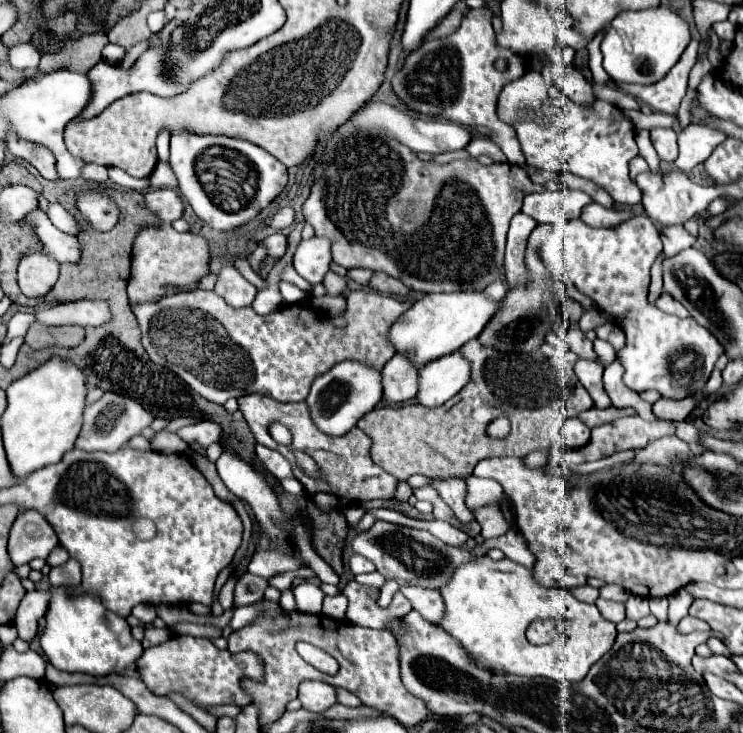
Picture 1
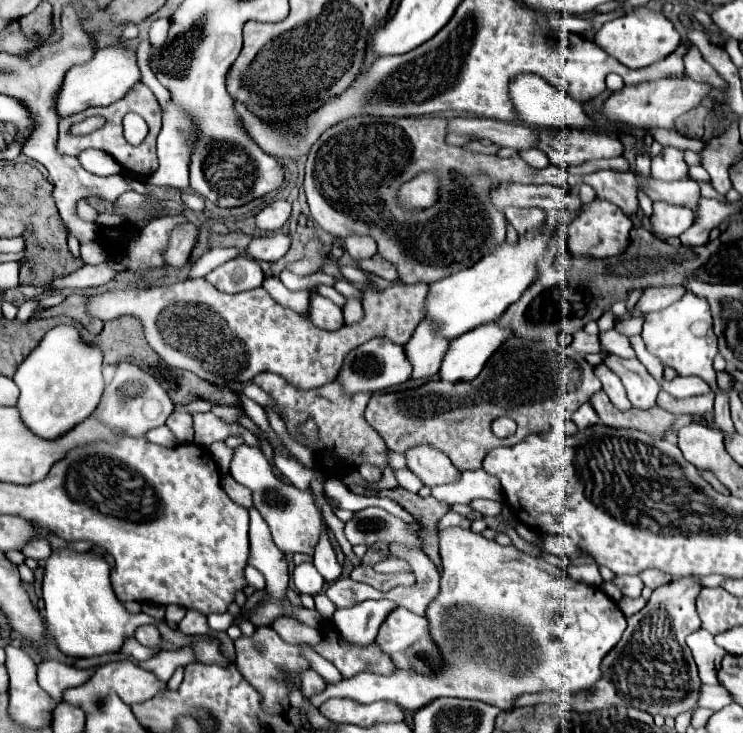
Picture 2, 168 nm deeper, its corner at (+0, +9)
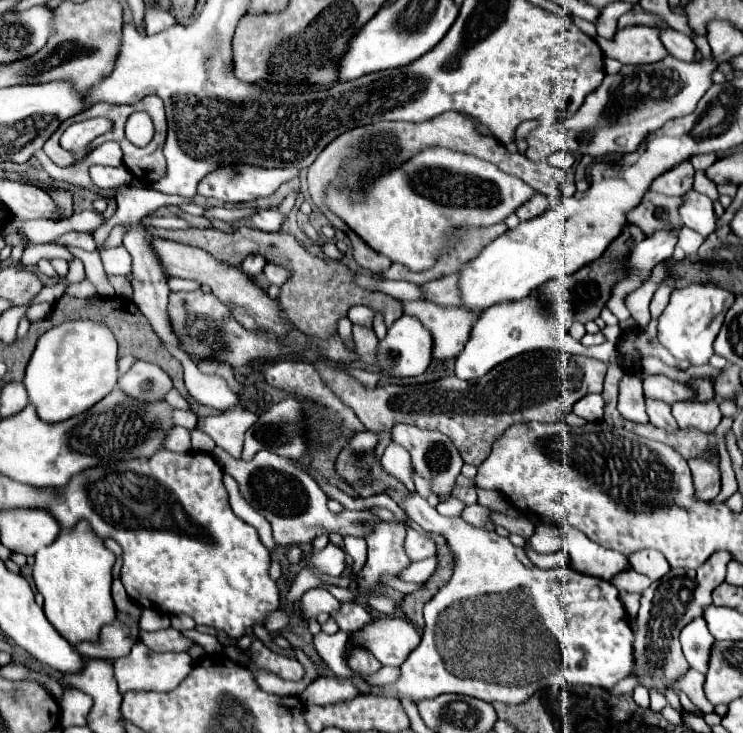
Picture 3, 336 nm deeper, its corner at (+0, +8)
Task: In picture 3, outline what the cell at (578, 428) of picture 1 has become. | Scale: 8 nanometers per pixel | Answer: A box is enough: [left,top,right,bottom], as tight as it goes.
[574,395,604,421]

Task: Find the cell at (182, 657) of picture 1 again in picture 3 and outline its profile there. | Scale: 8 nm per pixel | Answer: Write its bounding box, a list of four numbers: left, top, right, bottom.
[76,621,134,659]

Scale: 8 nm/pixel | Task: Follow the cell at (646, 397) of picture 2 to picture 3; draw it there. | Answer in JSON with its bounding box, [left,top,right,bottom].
[646,401,678,433]

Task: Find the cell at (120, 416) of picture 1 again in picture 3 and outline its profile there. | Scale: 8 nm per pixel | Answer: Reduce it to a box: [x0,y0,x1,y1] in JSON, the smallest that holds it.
[118,361,172,401]

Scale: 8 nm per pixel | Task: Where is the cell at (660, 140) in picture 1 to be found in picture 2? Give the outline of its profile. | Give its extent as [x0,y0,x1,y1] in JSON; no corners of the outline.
[652,146,688,180]

